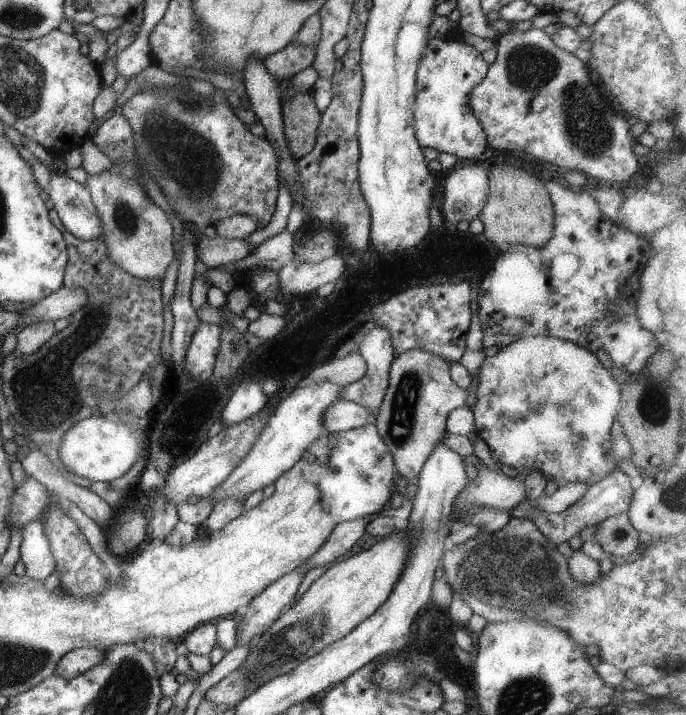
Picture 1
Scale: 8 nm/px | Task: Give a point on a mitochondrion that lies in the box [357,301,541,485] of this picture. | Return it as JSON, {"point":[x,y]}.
{"point":[403,417]}

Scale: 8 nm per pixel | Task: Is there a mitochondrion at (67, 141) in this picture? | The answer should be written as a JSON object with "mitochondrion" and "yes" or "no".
{"mitochondrion":"no"}

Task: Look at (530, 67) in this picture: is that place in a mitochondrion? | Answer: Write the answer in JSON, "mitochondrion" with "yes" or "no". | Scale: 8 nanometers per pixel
{"mitochondrion":"yes"}

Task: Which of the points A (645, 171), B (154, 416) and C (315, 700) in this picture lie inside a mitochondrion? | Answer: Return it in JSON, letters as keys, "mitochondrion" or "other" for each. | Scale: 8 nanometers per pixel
{"A":"other","B":"other","C":"other"}

